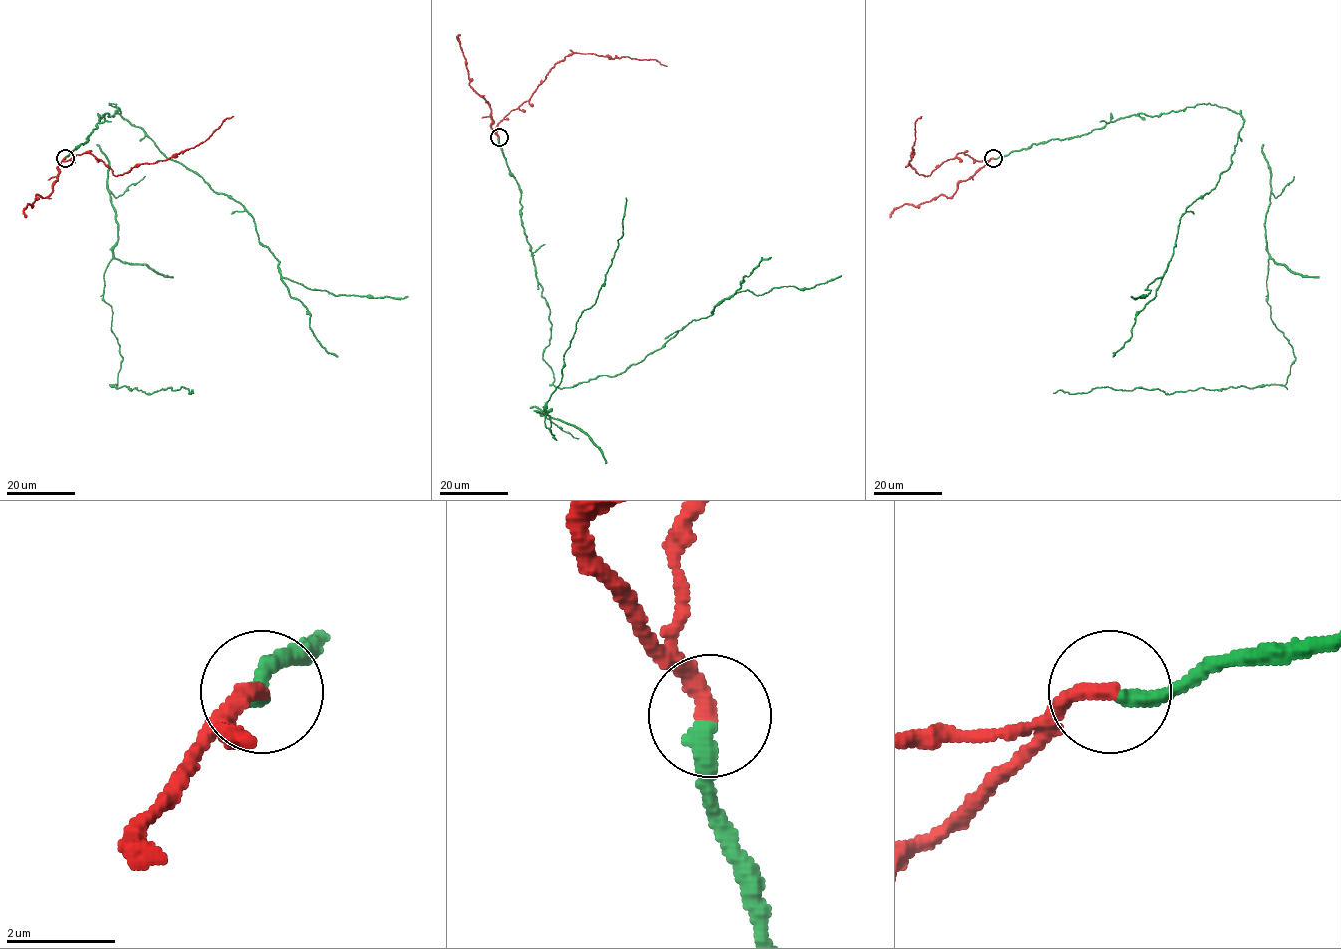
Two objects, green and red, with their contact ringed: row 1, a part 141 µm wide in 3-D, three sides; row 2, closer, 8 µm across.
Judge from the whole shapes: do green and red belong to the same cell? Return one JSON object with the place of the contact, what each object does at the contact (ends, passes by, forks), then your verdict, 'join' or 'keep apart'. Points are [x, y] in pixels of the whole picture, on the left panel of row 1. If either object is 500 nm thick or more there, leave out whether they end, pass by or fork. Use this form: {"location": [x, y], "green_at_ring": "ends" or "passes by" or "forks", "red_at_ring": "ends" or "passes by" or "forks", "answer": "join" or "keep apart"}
{"location": [65, 158], "green_at_ring": "ends", "red_at_ring": "ends", "answer": "join"}

